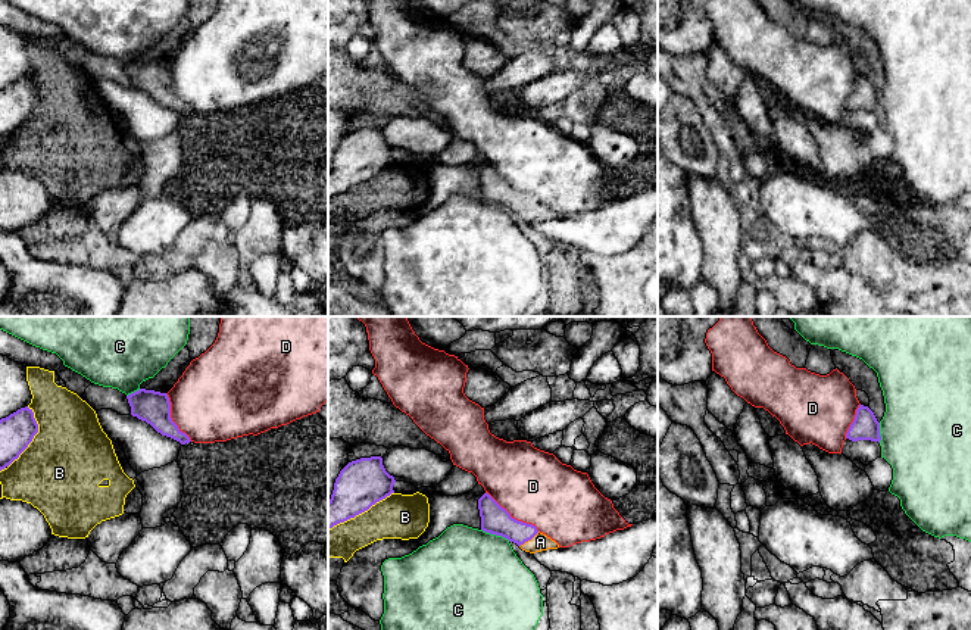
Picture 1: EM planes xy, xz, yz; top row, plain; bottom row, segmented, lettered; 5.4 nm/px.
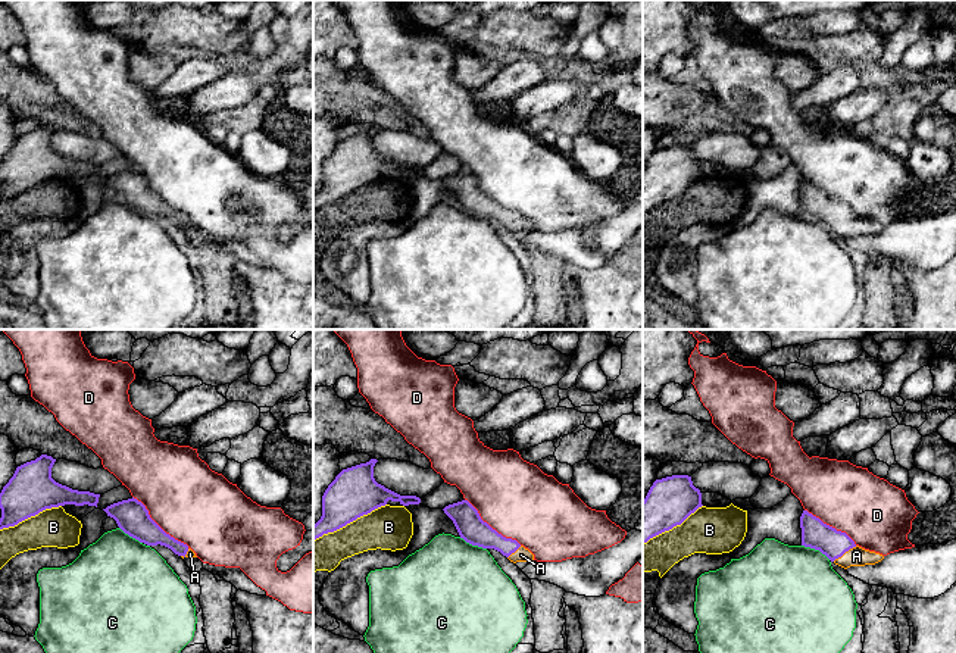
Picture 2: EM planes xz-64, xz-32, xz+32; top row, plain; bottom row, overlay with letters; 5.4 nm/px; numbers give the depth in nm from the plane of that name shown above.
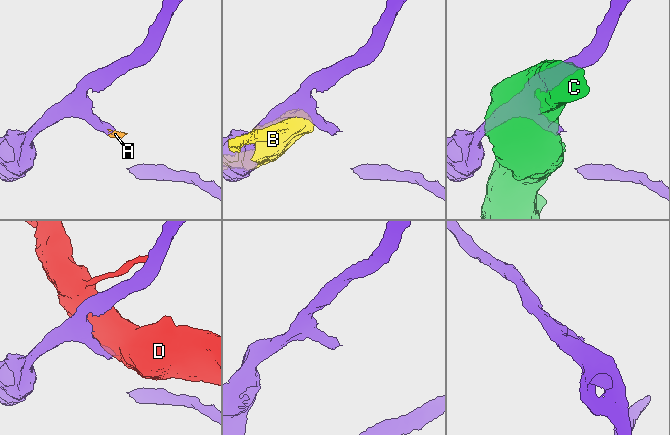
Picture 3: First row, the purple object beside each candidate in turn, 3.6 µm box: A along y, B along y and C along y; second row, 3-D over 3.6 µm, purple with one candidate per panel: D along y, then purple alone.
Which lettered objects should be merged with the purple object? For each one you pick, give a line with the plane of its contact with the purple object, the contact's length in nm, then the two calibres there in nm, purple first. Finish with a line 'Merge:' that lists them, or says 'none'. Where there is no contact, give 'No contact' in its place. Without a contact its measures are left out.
A: Touches purple in xz. Shared border 140 nm. Thickness 160 nm (purple) against 100 nm
Merge: A

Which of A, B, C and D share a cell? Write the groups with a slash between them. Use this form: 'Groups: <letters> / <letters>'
Groups: A / B / C / D

